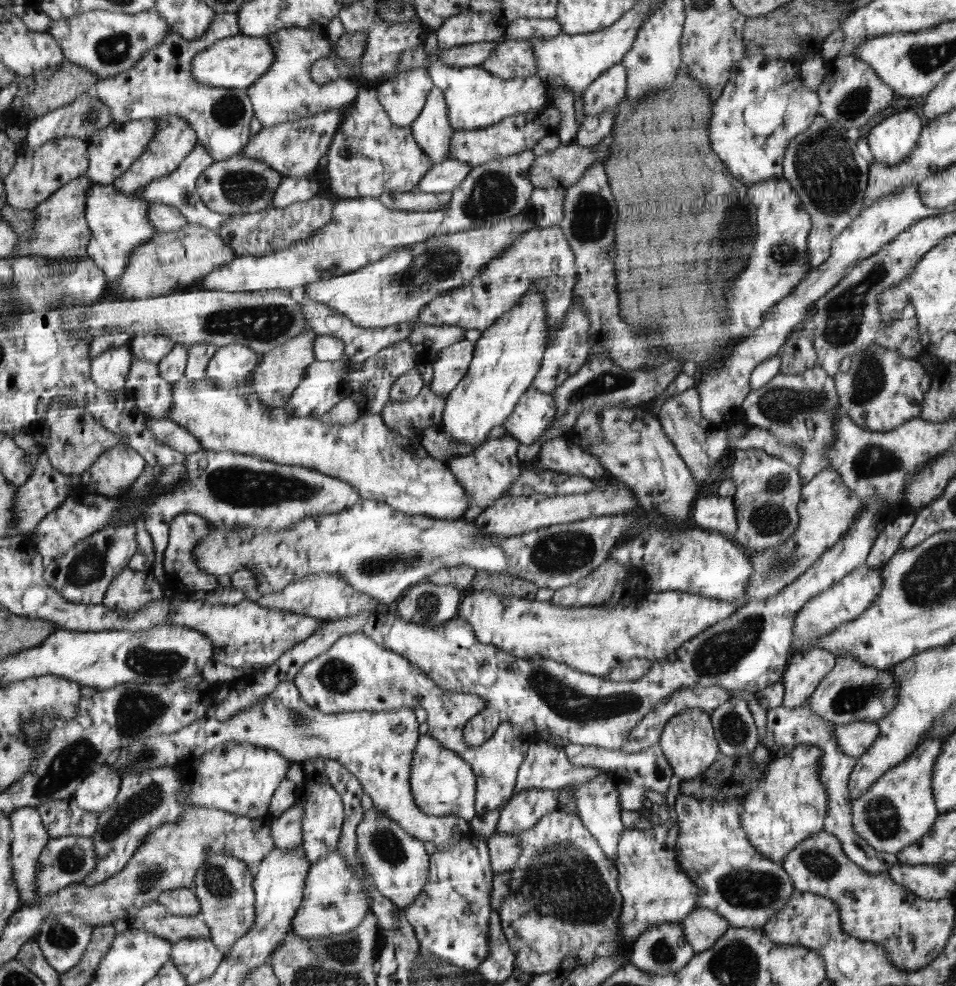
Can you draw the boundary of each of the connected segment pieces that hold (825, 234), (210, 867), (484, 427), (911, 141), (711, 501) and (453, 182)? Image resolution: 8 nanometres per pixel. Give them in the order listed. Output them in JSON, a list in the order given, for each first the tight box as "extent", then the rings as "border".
[{"extent":[783,114,869,268],"border":[[[819,114],[813,123],[794,137],[786,148],[783,162],[784,178],[793,185],[793,189],[800,197],[802,207],[811,218],[811,231],[808,237],[807,261],[811,268],[824,264],[831,255],[833,240],[860,214],[869,177],[868,163],[856,148],[856,141],[846,135],[847,129],[830,124]]]},{"extent":[193,852,257,948],"border":[[[208,852],[204,865],[198,867],[198,872],[194,877],[195,886],[193,890],[200,902],[200,916],[209,928],[211,940],[215,945],[221,946],[221,948],[232,946],[250,930],[250,927],[253,927],[254,919],[257,919],[257,905],[254,905],[252,882],[256,881],[252,876],[252,870],[248,868],[246,863],[226,855],[226,852]]]},{"extent":[439,288,548,448],"border":[[[531,288],[513,310],[483,330],[475,342],[469,371],[457,388],[449,393],[439,425],[456,442],[474,448],[481,446],[488,440],[491,429],[509,419],[521,397],[533,385],[548,342],[544,300],[539,288]]]},{"extent":[866,109,922,165],"border":[[[912,109],[883,119],[866,137],[874,161],[888,165],[902,162],[916,146],[922,127],[920,117]]]},{"extent":[691,496,737,536],"border":[[[702,496],[694,501],[691,522],[704,528],[734,536],[737,525],[736,505],[730,496]]]},{"extent":[414,158,472,193],"border":[[[451,158],[444,163],[433,165],[417,184],[414,191],[427,193],[452,192],[472,169],[470,165]]]}]

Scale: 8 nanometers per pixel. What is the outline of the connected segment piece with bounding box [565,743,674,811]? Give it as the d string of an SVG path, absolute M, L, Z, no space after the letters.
M660 743L636 753L629 753L624 749L610 750L601 746L569 744L565 746L565 753L572 764L601 768L604 775L617 785L621 794L622 810L645 810L648 806L647 795L652 792L665 793L670 788L670 780L674 775Z

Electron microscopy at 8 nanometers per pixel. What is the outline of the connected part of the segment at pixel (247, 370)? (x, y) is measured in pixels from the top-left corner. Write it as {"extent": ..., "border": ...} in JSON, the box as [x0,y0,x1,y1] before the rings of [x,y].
{"extent":[206,344,258,388],"border":[[[229,344],[218,348],[206,367],[208,380],[222,388],[247,384],[246,378],[258,364],[258,354],[243,344]]]}

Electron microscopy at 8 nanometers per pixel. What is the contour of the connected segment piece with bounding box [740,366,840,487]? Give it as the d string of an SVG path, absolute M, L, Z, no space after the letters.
M818 366L800 375L774 376L773 381L751 391L741 406L740 417L750 425L770 431L780 442L797 444L801 448L801 462L797 466L802 487L810 483L821 470L831 466L827 452L835 443L834 419L839 408L834 379Z

